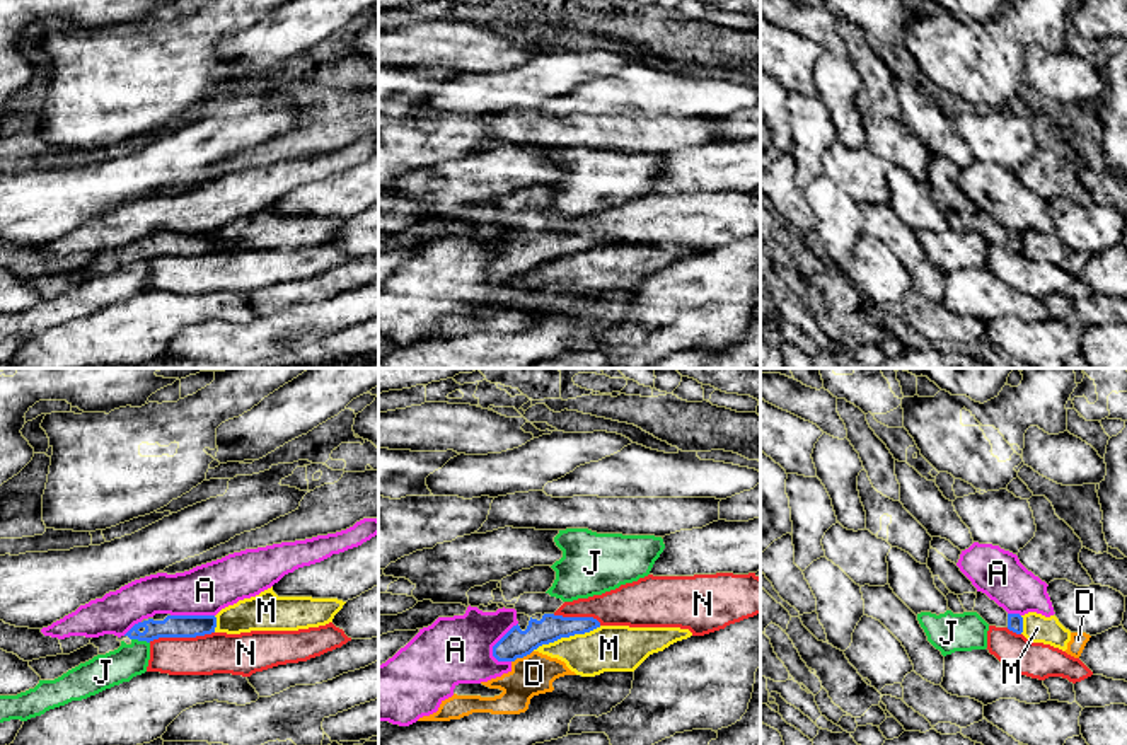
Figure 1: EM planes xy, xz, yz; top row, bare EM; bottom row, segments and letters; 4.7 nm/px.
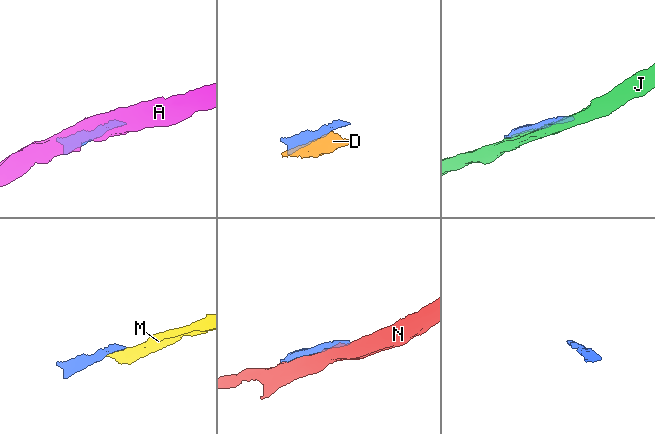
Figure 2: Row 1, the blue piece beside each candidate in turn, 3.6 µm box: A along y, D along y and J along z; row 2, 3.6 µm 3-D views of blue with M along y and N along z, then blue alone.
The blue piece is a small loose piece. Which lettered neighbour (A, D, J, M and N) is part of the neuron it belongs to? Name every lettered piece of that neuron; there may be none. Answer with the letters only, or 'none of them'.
none of them

